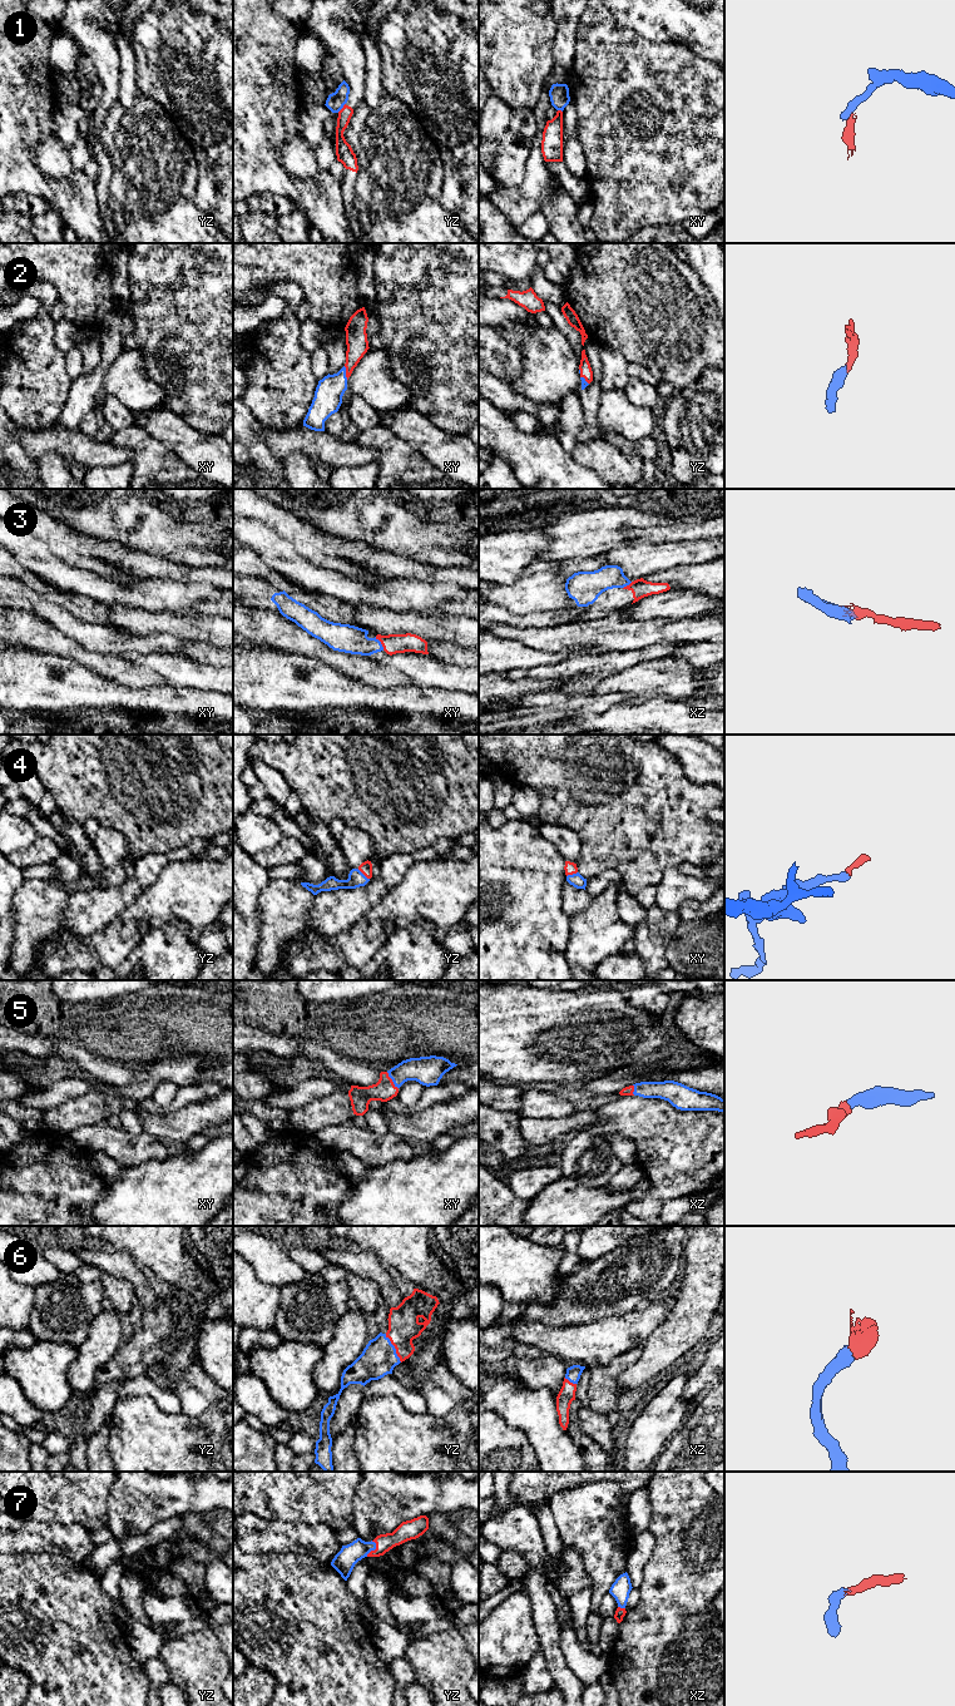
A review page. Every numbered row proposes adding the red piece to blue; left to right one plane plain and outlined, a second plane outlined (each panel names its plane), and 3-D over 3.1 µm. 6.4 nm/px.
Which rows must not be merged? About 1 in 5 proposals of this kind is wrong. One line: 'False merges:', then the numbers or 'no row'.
False merges: 1

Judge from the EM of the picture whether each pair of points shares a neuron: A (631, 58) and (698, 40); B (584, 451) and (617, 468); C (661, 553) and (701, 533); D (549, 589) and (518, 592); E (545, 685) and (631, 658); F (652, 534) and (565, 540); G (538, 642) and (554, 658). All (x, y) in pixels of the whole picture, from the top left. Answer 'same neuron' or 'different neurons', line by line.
A: different neurons
B: same neuron
C: different neurons
D: same neuron
E: different neurons
F: different neurons
G: different neurons

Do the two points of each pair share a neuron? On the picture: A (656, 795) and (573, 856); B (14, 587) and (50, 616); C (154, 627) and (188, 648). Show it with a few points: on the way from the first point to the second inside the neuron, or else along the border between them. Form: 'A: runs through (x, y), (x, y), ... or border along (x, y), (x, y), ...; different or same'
A: border along (575, 832), (580, 841), (580, 858), (577, 863); different
B: runs through (23, 591), (41, 607); same
C: border along (182, 641), (211, 644); different

